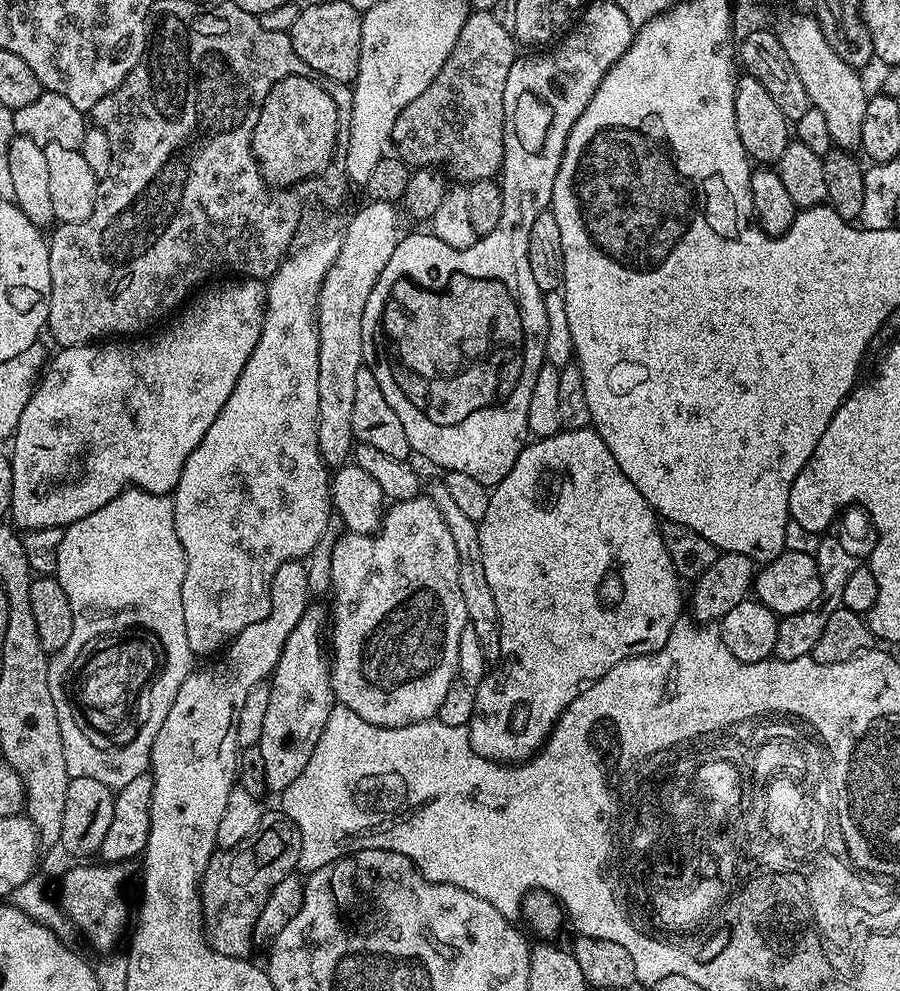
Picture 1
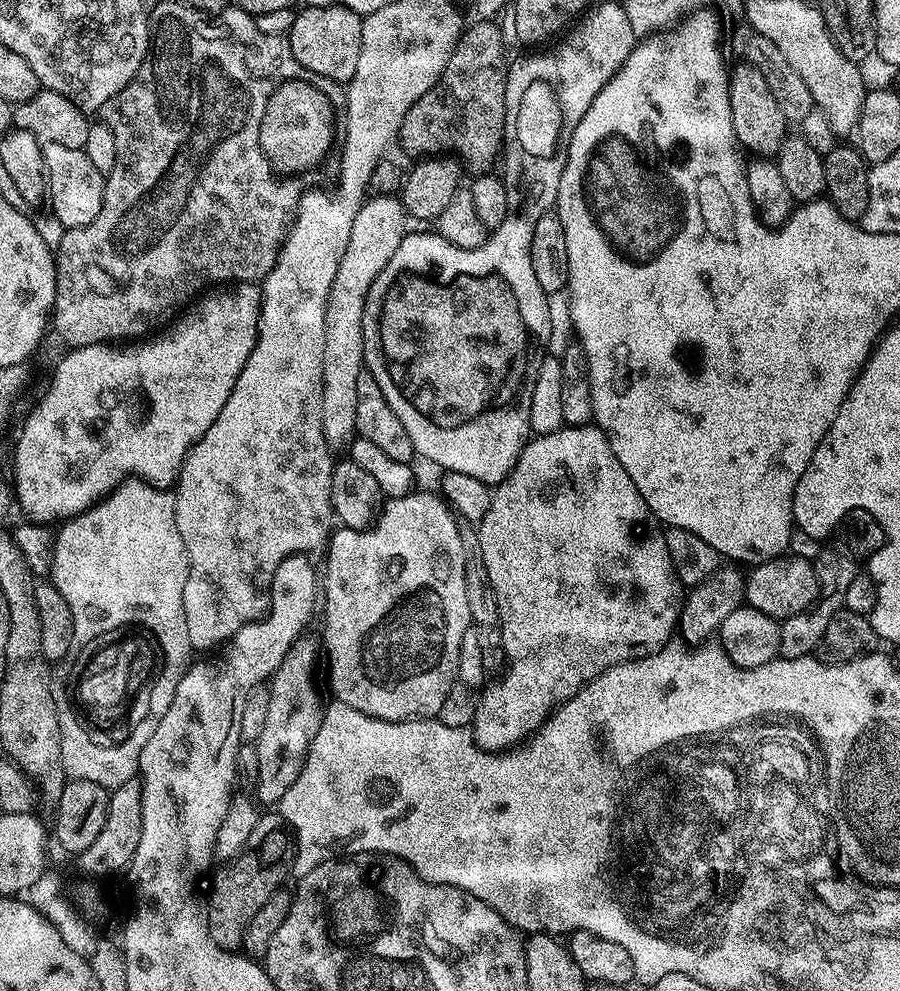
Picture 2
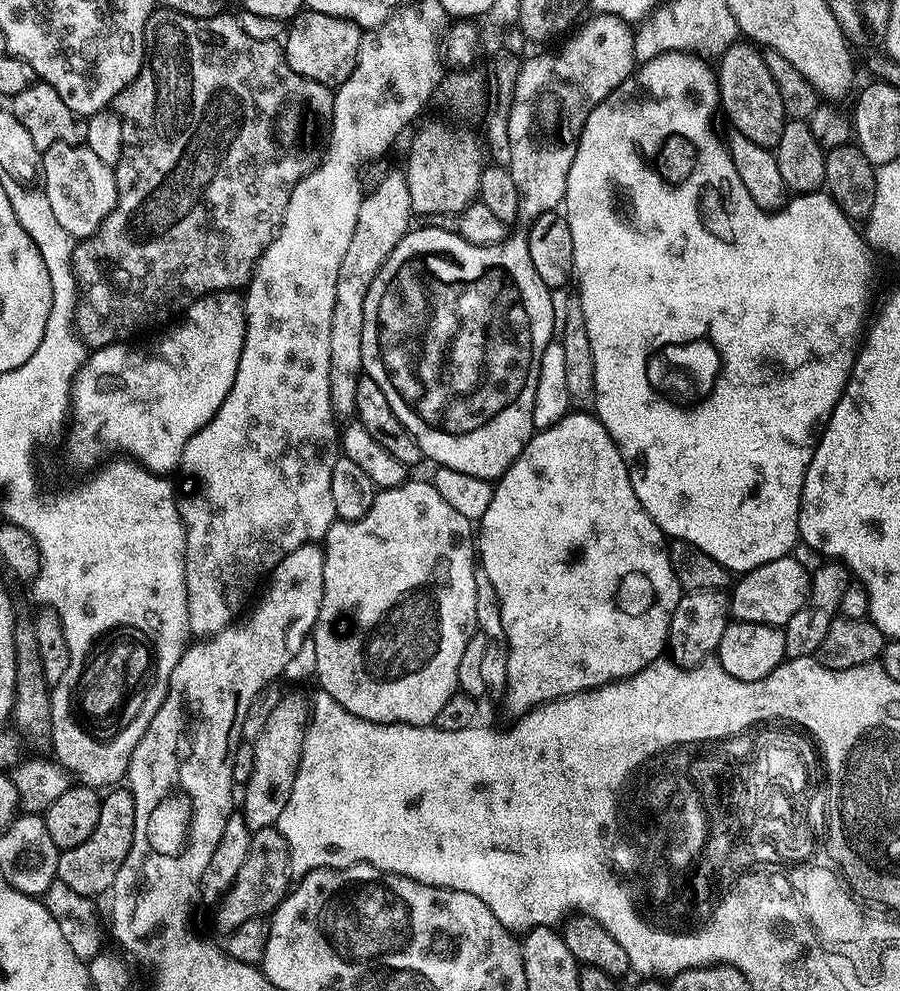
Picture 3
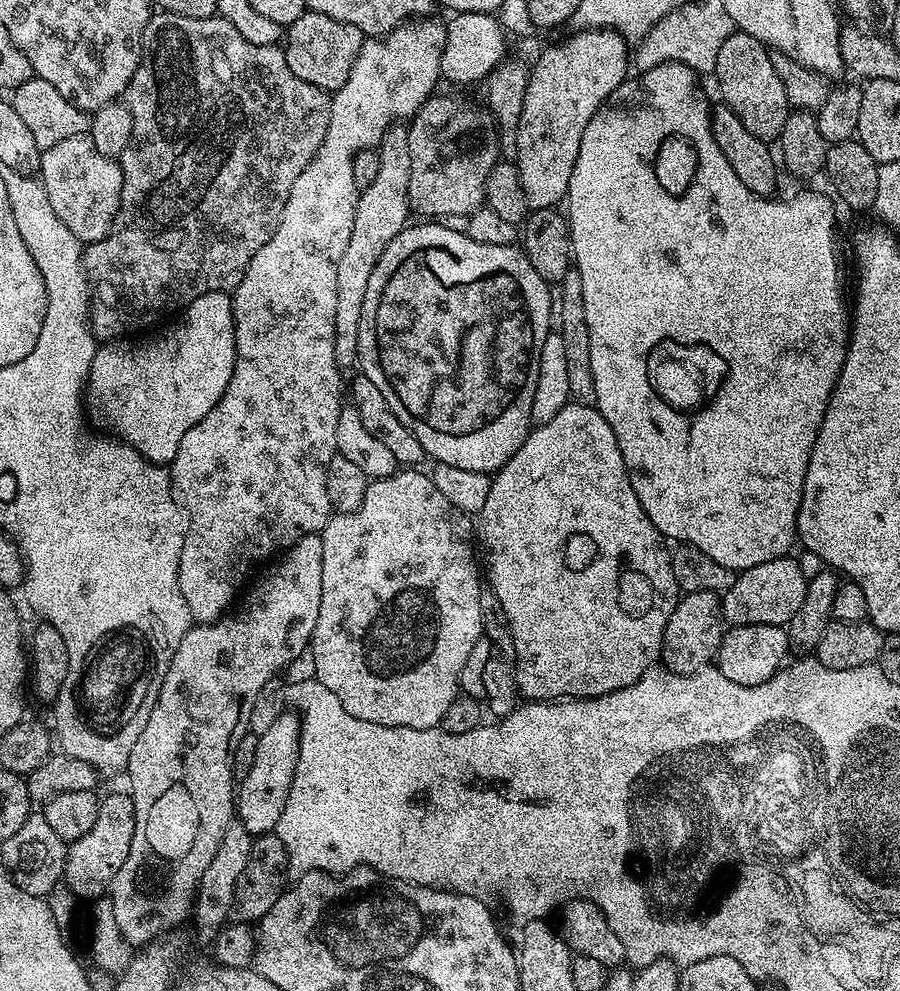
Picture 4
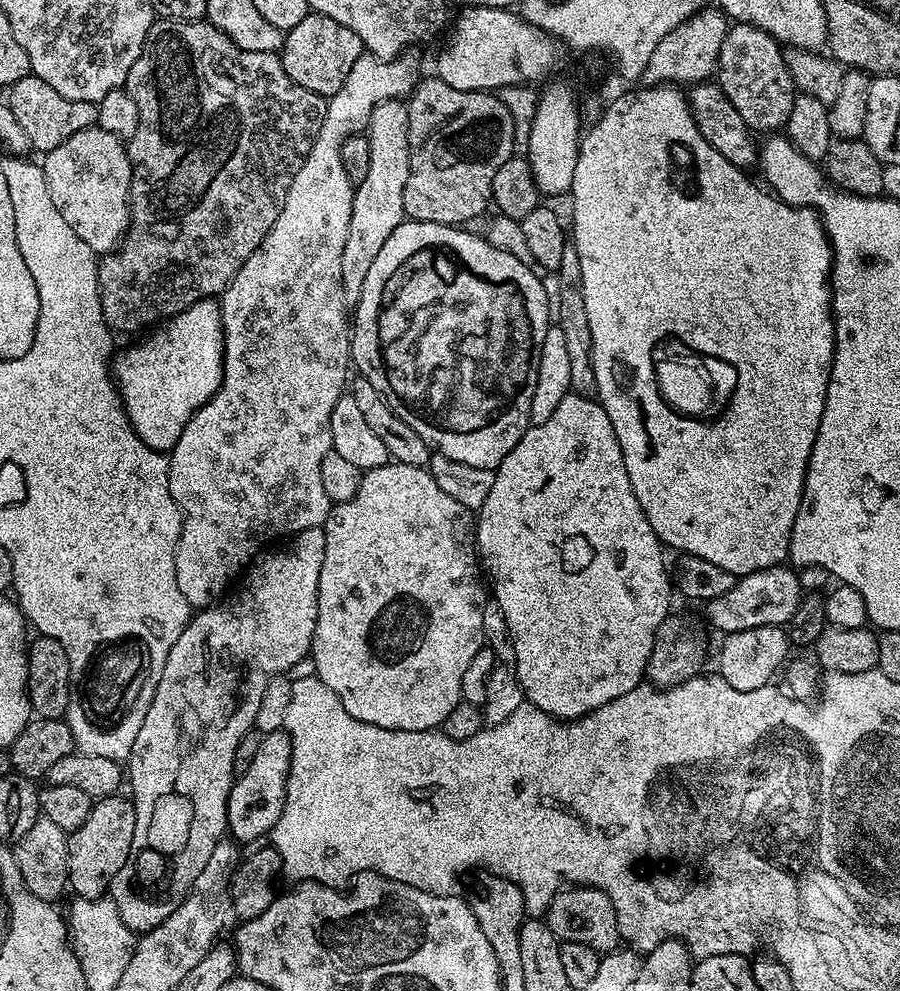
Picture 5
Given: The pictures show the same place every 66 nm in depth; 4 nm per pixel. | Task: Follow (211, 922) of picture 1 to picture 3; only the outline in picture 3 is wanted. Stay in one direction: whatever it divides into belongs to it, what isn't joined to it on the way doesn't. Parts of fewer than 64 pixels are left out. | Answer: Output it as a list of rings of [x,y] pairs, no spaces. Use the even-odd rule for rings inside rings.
[[[274,826],[255,829],[248,851],[248,863],[242,866],[242,870],[238,870],[235,884],[228,887],[218,904],[220,909],[216,912],[216,924],[221,928],[221,933],[233,932],[247,920],[264,918],[275,912],[290,891],[291,870],[288,843],[282,833]]]

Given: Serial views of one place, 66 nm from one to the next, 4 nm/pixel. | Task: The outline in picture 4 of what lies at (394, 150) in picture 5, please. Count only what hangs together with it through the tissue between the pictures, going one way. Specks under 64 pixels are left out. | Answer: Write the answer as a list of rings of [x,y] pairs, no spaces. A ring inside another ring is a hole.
[[[400,122],[393,124],[380,141],[378,151],[378,178],[374,178],[374,182],[370,182],[370,186],[366,186],[357,195],[354,230],[350,230],[350,242],[346,242],[346,250],[338,262],[338,306],[334,309],[334,330],[336,363],[344,370],[357,363],[356,335],[362,318],[362,302],[366,302],[366,285],[370,283],[370,274],[374,274],[378,258],[382,258],[388,243],[406,227],[410,217],[410,146],[407,127]]]

